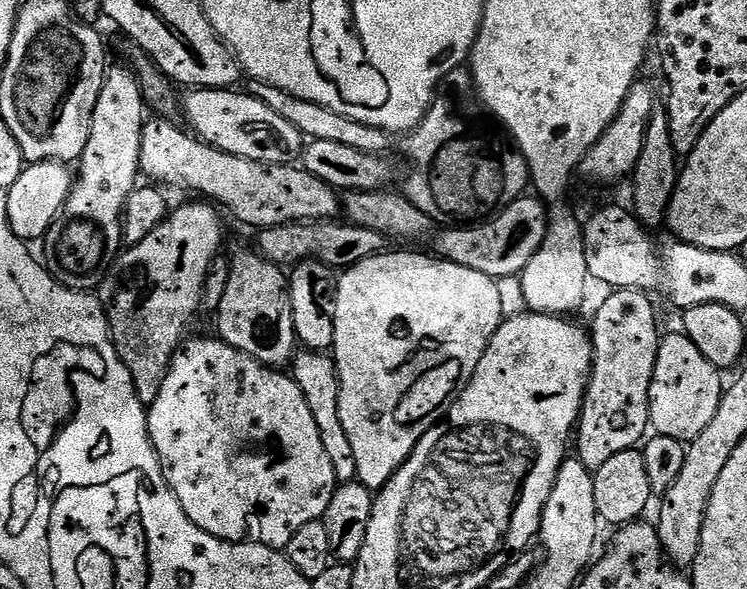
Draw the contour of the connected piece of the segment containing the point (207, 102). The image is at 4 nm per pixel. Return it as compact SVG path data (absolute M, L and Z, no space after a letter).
M197 88L195 90L189 91L187 93L188 97L183 97L182 100L182 116L188 119L187 127L191 129L195 135L199 136L201 140L206 144L213 144L218 150L223 152L229 152L235 156L241 156L242 158L250 158L251 160L257 160L263 164L291 164L295 165L297 161L301 159L304 155L304 150L306 147L306 138L298 130L294 130L294 126L290 126L290 122L286 122L286 118L280 117L278 114L274 114L274 110L270 110L270 106L266 106L266 102L258 102L258 98L248 95L247 91L240 90L229 90L227 88Z

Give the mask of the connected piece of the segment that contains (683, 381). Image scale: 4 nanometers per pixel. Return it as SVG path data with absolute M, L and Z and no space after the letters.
M685 334L665 335L660 341L658 358L654 362L654 376L650 382L651 431L657 436L690 441L698 438L702 430L718 411L720 395L726 387L720 381L721 369L711 364L702 351Z

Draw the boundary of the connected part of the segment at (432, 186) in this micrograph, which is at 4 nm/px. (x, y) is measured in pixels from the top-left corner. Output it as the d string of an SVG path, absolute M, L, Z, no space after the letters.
M467 67L450 70L450 74L440 79L440 87L432 97L432 107L428 109L418 127L407 133L403 140L404 156L408 159L408 173L404 176L404 188L402 187L403 195L437 225L483 224L485 220L497 216L503 208L510 206L529 191L528 159L520 152L516 139L508 133L507 128L499 122L493 123L489 113L482 107L472 73Z

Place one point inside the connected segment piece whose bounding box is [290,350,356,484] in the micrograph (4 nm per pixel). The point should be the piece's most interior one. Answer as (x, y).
(315, 373)

